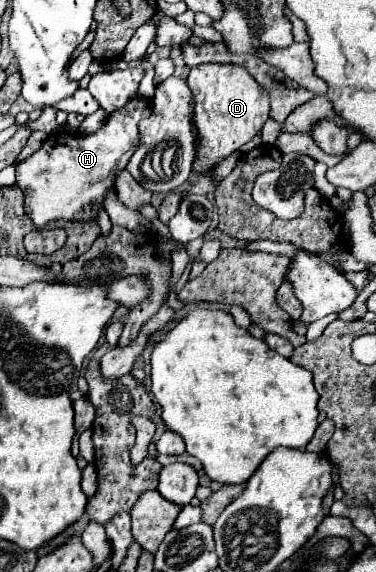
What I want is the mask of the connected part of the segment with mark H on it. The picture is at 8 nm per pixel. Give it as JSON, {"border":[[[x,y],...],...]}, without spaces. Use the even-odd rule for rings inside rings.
{"border":[[[136,97],[92,135],[72,135],[64,131],[50,133],[42,147],[26,161],[16,165],[16,185],[24,191],[24,211],[40,229],[50,221],[96,221],[104,209],[104,197],[114,187],[118,171],[126,169],[132,153],[138,149],[138,123],[152,113],[152,101]]]}

